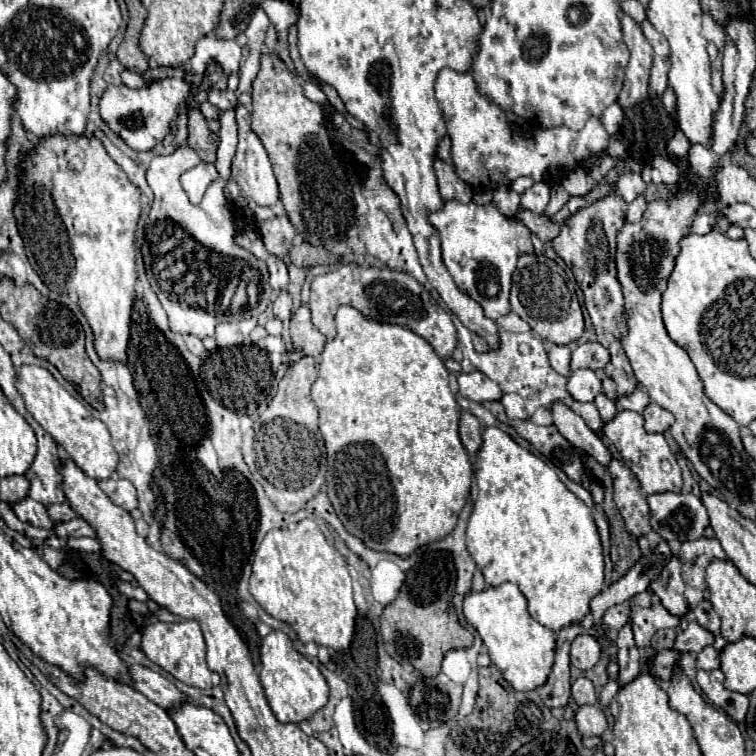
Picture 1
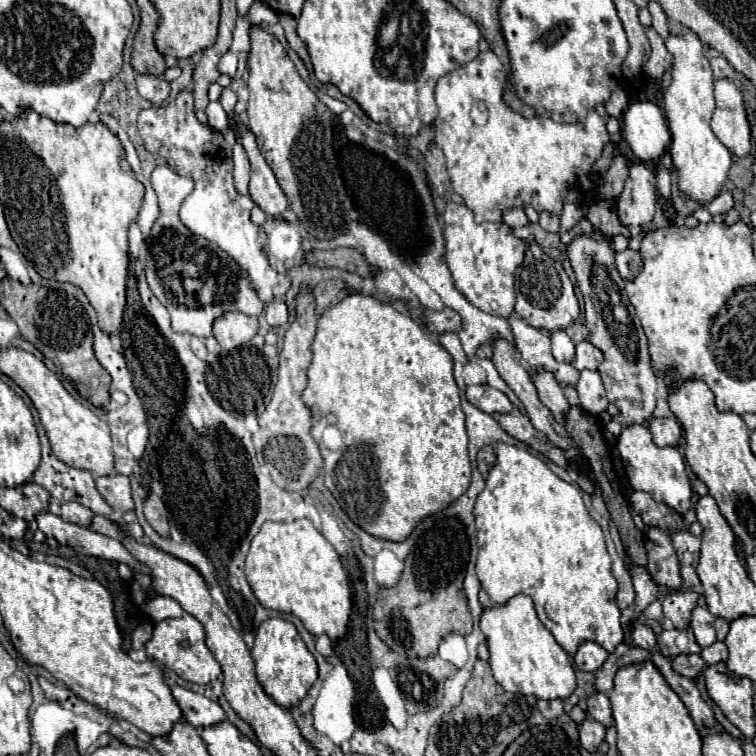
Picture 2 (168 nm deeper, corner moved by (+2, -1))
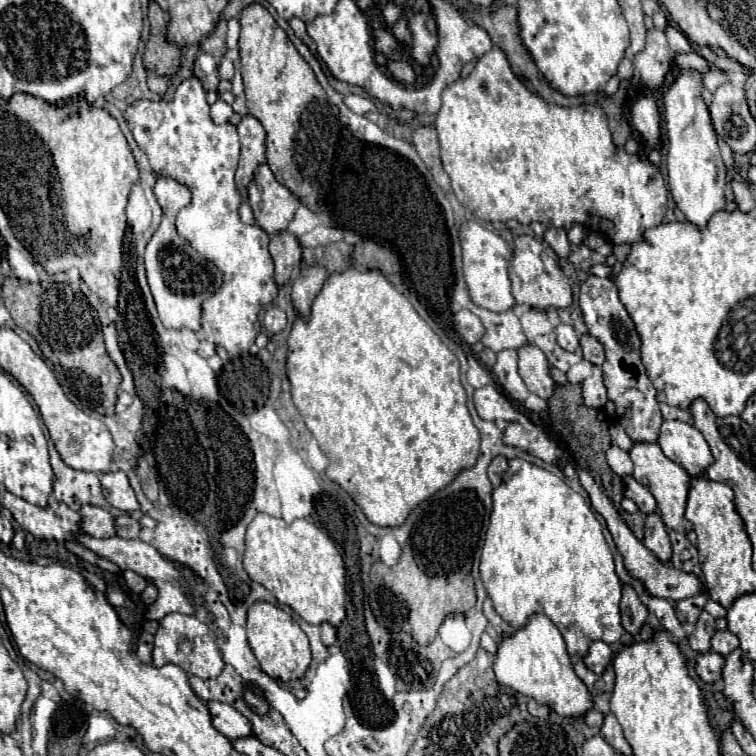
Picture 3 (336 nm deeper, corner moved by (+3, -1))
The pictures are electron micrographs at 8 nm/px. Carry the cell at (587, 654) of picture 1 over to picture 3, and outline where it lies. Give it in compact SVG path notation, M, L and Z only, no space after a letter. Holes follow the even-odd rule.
M594 641L594 643L590 645L588 655L584 657L586 667L588 667L590 671L594 671L596 675L602 675L602 673L606 671L606 667L608 667L610 661L612 661L612 649L610 649L610 645L604 643L604 641Z

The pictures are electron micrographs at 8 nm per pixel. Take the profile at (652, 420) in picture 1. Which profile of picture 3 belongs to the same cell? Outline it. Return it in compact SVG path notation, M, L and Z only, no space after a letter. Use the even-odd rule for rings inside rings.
M664 421L660 429L658 445L662 447L666 457L680 463L692 477L698 477L714 463L706 439L690 423Z

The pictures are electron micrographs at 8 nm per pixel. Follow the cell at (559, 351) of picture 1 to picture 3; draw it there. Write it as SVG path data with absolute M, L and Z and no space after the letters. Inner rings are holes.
M560 323L556 327L556 335L558 335L558 343L560 343L562 349L566 349L566 351L576 351L578 349L578 335L576 335L572 325Z

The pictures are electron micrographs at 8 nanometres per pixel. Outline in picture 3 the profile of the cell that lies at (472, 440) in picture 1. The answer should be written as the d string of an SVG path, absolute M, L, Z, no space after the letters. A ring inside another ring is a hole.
M496 457L496 459L490 463L490 467L488 467L488 477L490 477L490 481L492 481L494 487L498 487L498 485L502 483L502 475L506 473L506 469L508 469L508 461L506 461L504 457Z

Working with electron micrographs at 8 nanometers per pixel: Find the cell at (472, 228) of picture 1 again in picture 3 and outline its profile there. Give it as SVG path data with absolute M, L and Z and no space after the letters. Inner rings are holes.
M468 221L460 229L460 243L462 243L462 263L464 263L464 277L470 291L470 297L476 305L486 307L490 311L506 311L514 305L514 297L510 293L510 279L508 279L508 265L512 259L512 249L506 241L482 227L474 221Z

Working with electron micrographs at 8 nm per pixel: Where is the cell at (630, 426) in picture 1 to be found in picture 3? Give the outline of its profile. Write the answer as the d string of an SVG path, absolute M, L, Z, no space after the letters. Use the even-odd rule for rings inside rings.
M636 443L630 451L630 457L634 463L634 471L632 471L634 479L638 483L642 483L646 489L650 489L650 493L654 495L654 499L658 503L658 511L662 513L666 527L670 527L678 533L688 533L692 529L692 523L684 517L684 509L686 509L690 475L678 463L668 459L656 443Z

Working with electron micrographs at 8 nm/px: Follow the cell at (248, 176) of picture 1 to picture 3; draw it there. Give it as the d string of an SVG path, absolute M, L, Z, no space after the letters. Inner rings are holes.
M262 165L256 171L256 177L248 187L248 201L252 205L256 225L268 235L286 231L300 207L300 201L290 193L290 189L274 179L268 165Z

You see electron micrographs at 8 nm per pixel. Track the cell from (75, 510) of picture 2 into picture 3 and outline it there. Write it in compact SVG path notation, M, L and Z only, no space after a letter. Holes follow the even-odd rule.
M84 505L82 511L80 511L80 515L82 515L82 529L88 535L100 537L100 539L108 539L108 537L114 537L116 535L114 515L110 515L102 507Z

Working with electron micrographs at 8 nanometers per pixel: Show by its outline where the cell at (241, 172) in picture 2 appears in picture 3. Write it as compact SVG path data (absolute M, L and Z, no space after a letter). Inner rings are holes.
M246 115L238 125L238 135L242 151L236 169L236 185L242 193L246 193L254 179L254 171L266 163L266 131L256 117Z

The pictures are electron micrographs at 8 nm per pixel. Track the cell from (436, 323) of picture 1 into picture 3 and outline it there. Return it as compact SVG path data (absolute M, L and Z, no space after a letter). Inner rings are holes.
M460 309L454 315L454 323L456 323L456 329L458 329L460 337L468 345L474 345L474 343L478 343L484 337L484 325L482 325L482 321L474 313L470 313L468 309Z

